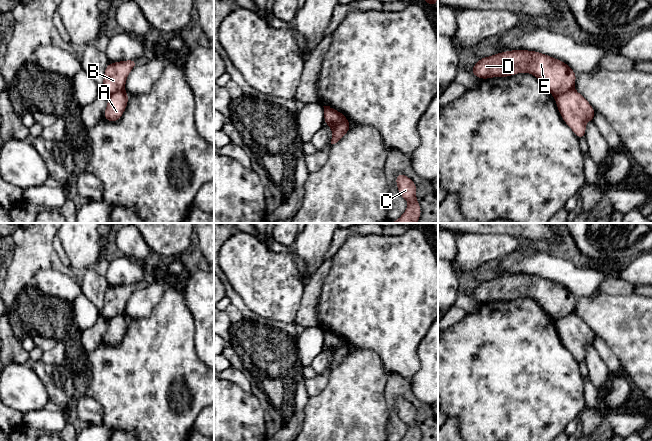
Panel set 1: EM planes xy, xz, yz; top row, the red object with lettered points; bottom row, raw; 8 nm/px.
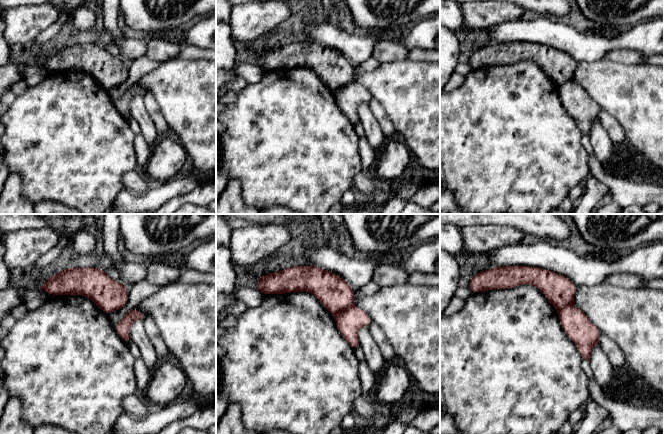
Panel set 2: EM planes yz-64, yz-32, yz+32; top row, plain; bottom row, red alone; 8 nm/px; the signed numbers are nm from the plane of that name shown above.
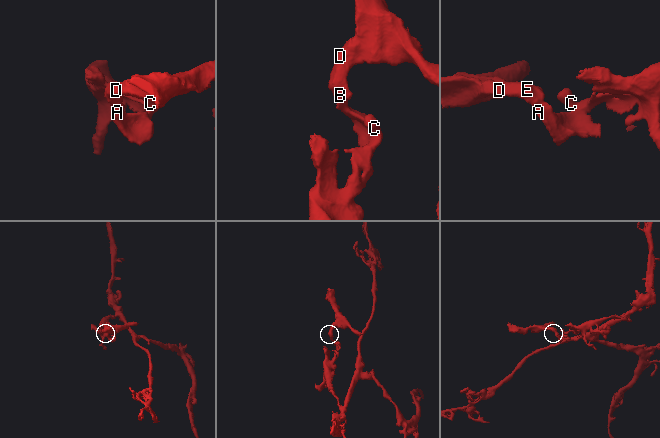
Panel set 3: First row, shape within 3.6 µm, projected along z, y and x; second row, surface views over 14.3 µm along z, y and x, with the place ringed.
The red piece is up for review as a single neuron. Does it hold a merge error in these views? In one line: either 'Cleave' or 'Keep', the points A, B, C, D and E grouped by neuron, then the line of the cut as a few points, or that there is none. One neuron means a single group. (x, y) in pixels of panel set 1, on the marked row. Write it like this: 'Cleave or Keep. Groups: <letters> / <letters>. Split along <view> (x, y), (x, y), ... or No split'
Cleave. Groups: A C / B D E. Split along yz (573, 88), (555, 98)

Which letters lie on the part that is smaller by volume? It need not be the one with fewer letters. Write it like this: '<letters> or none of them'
B, D, E

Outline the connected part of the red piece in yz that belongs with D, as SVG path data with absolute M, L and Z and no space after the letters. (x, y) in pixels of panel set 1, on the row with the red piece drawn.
M510 50L480 58L470 73L480 79L530 73L554 98L574 89L577 77L565 62L530 50Z

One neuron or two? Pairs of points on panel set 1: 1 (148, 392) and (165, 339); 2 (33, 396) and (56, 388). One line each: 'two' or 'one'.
1: one
2: two

